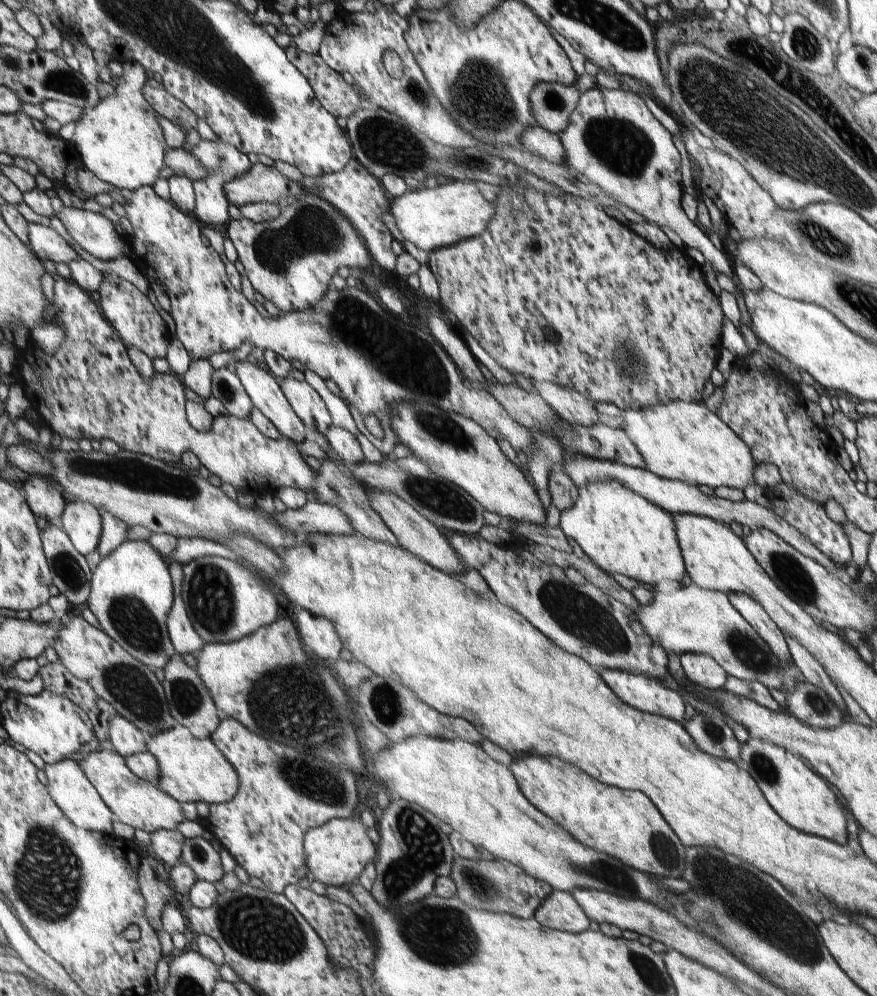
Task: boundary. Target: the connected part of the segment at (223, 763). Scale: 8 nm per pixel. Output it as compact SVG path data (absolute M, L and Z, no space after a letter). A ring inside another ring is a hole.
M175 724L169 730L145 738L147 752L155 758L159 768L157 788L163 790L177 802L205 802L205 804L223 804L233 800L239 788L235 768L225 760L225 756L215 748L211 738L197 740L189 728Z

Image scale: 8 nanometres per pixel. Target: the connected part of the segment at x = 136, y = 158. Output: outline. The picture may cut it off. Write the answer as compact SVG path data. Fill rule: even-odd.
M125 62L123 64L123 76L119 78L119 84L115 86L117 94L113 96L101 96L99 104L83 112L81 118L75 122L73 136L69 144L77 150L81 164L99 180L111 184L117 188L137 190L141 186L151 186L157 178L157 172L161 170L161 158L165 158L163 152L163 138L159 124L153 116L155 110L145 102L141 88L145 86L145 68L139 62Z

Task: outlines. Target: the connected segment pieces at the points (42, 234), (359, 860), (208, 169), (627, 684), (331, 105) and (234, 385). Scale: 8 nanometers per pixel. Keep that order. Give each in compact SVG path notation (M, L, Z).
M27 222L27 248L39 258L39 260L51 260L51 262L65 262L77 258L77 254L71 250L65 240L51 230L45 224L29 224Z
M347 818L347 820L329 820L327 824L319 828L311 828L305 832L303 838L303 852L305 852L305 864L309 868L309 880L317 880L325 886L339 886L347 888L347 882L357 882L365 866L375 858L375 846L365 836L365 828L361 826L359 818Z
M213 138L213 140L201 140L187 150L205 170L205 178L203 180L195 180L193 182L193 192L195 192L195 216L203 222L203 226L219 226L219 224L227 224L229 214L227 214L227 206L229 200L223 192L223 186L229 184L231 180L243 176L245 172L249 172L251 164L247 160L247 156L243 152L239 152L239 148L223 142L221 138Z
M609 668L599 670L599 676L611 688L611 692L631 708L645 714L663 716L679 724L685 722L685 700L675 690L665 688L659 680Z
M293 44L283 48L283 52L309 80L317 100L327 112L333 116L353 116L353 112L363 106L359 92L353 86L347 86L347 82L341 80L341 74L329 68L319 54L305 54Z
M227 368L213 370L211 396L215 396L223 404L223 408L227 410L227 416L245 418L253 410L253 402L247 396L245 388L241 386L241 380L237 378L237 374L229 372Z

